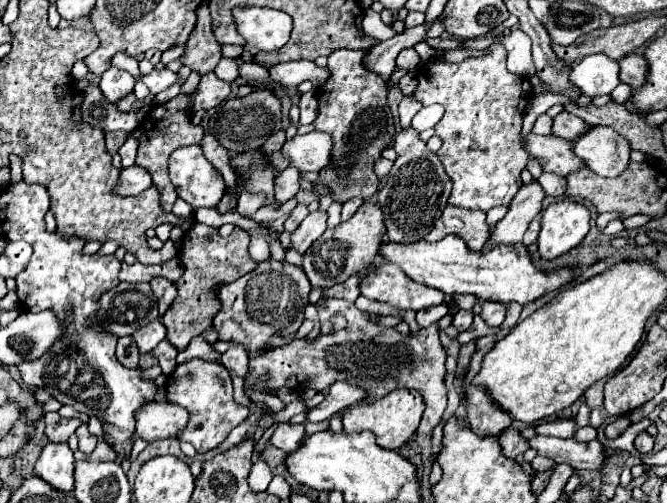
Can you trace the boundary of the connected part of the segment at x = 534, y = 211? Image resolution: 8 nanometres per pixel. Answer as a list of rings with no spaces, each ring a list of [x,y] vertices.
[[[533,181],[531,185],[523,185],[513,197],[507,215],[489,233],[483,251],[487,251],[493,245],[519,245],[529,223],[539,215],[543,197],[545,193],[537,181]]]

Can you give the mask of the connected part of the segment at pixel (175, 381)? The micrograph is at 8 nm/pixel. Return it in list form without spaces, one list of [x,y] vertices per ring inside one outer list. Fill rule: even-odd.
[[[191,359],[175,367],[167,377],[167,401],[177,403],[189,411],[189,423],[179,435],[179,441],[189,441],[197,453],[207,453],[225,441],[229,431],[243,423],[249,409],[233,401],[233,387],[227,369],[219,363],[209,363],[203,359]]]

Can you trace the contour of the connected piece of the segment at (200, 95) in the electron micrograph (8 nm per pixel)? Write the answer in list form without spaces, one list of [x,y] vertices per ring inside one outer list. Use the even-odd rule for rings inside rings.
[[[213,71],[207,73],[205,77],[201,77],[197,91],[193,95],[193,111],[217,107],[219,103],[223,103],[227,99],[229,91],[231,91],[229,83],[221,81]]]

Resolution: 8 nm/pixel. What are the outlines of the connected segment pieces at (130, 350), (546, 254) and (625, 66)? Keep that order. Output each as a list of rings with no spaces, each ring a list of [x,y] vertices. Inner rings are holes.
[[[121,337],[117,343],[117,359],[119,363],[123,363],[123,367],[127,369],[137,369],[139,367],[139,349],[135,347],[135,341],[131,337]]]
[[[559,201],[549,205],[541,215],[541,231],[537,239],[539,257],[553,261],[575,249],[589,231],[589,211],[581,203]]]
[[[629,53],[625,55],[621,61],[621,73],[619,73],[619,79],[623,83],[629,83],[633,89],[635,87],[641,87],[643,81],[645,81],[645,75],[647,75],[647,61],[637,55],[637,53]]]

